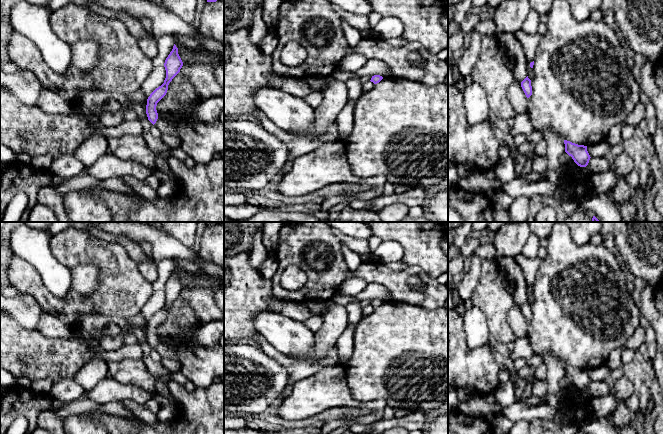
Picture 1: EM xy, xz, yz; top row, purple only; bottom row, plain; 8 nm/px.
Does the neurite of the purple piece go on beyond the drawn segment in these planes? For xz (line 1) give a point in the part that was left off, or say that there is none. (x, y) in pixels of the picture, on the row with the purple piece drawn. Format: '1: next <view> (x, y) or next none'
1: next none

